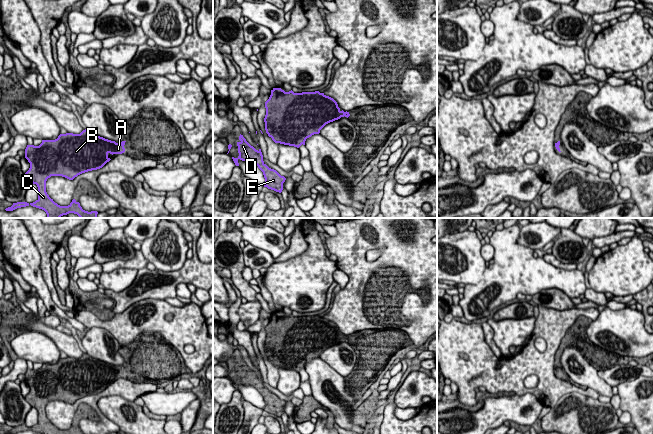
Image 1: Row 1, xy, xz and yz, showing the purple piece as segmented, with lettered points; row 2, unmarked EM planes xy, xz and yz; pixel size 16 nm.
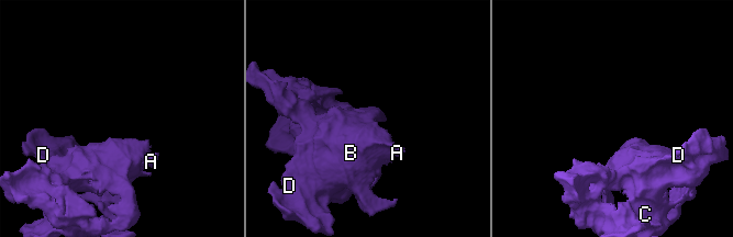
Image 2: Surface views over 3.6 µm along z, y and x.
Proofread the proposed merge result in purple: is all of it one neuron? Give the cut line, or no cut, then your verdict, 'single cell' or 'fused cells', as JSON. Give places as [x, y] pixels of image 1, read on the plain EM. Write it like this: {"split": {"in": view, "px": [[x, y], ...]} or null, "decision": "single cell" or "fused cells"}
{"split": null, "decision": "single cell"}

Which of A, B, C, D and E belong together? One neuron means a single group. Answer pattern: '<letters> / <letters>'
A B C D E

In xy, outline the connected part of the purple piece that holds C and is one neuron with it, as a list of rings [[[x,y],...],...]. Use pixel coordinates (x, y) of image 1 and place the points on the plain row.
[[[87,353],[80,358],[66,357],[60,358],[55,364],[42,364],[39,370],[27,369],[25,382],[30,387],[29,394],[25,400],[38,411],[38,423],[33,427],[17,426],[5,434],[15,434],[17,432],[33,430],[42,434],[83,434],[80,427],[75,423],[68,430],[60,430],[49,421],[46,416],[46,405],[51,400],[62,400],[73,404],[78,399],[102,392],[111,383],[108,378],[122,378],[125,376],[126,365],[116,367],[103,361],[92,358]]]

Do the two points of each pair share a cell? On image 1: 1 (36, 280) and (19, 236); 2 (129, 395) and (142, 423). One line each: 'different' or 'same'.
1: same
2: different

